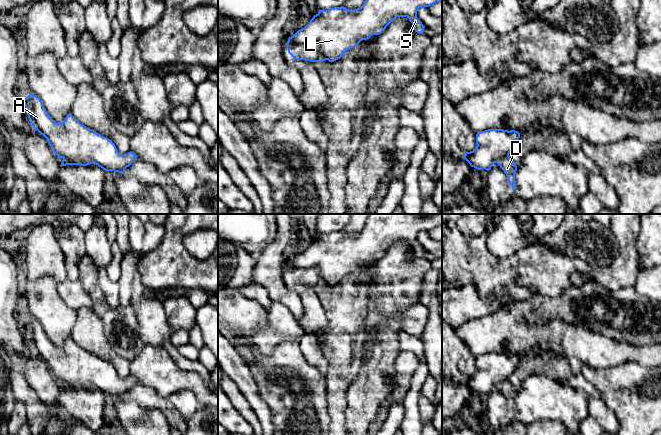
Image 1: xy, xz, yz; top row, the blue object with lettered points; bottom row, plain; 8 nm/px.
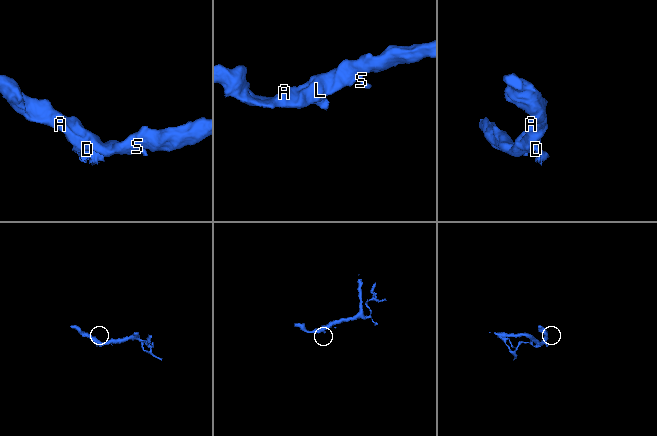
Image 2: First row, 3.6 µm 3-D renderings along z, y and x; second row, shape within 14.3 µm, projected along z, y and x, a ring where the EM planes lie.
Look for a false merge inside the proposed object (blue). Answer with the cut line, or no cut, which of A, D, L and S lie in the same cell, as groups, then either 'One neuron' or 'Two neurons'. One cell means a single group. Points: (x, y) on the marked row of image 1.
Split along xz (287, 41), (293, 44), (315, 44), (327, 59). Groups: A L S / D. Two neurons

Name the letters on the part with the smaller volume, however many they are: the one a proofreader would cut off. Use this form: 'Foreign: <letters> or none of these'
Foreign: D

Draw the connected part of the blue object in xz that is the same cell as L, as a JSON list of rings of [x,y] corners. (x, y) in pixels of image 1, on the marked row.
[[[365,0],[364,4],[355,10],[343,6],[319,10],[310,22],[289,37],[287,42],[305,46],[315,44],[329,62],[334,62],[340,59],[347,50],[355,48],[362,40],[384,32],[397,17],[407,17],[414,30],[423,34],[425,26],[417,18],[417,11],[421,7],[429,7],[436,2],[442,2],[442,0]]]

